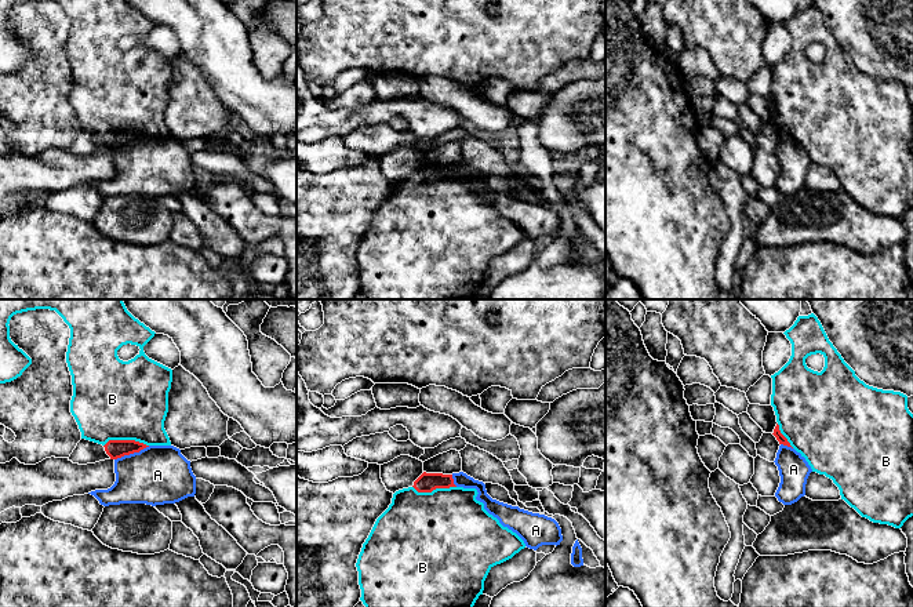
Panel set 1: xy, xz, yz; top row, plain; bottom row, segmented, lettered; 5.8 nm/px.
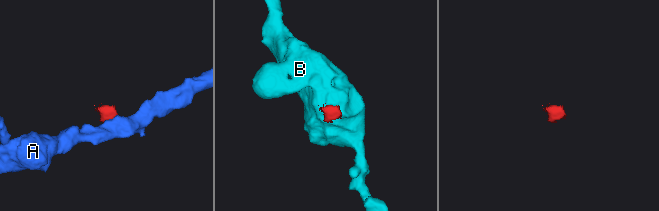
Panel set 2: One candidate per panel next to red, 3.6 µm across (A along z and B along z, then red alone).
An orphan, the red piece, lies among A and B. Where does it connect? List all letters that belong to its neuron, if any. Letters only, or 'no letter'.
B

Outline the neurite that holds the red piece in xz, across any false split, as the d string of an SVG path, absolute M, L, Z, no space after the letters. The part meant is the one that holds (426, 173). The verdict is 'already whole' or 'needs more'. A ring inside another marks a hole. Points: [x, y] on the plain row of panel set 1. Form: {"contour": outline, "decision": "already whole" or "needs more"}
{"contour": "M423 163L412 178L393 185L389 199L377 210L363 235L356 258L360 291L365 299L473 299L484 281L490 261L525 239L524 232L477 192L476 179L454 175L452 166Z", "decision": "needs more"}

